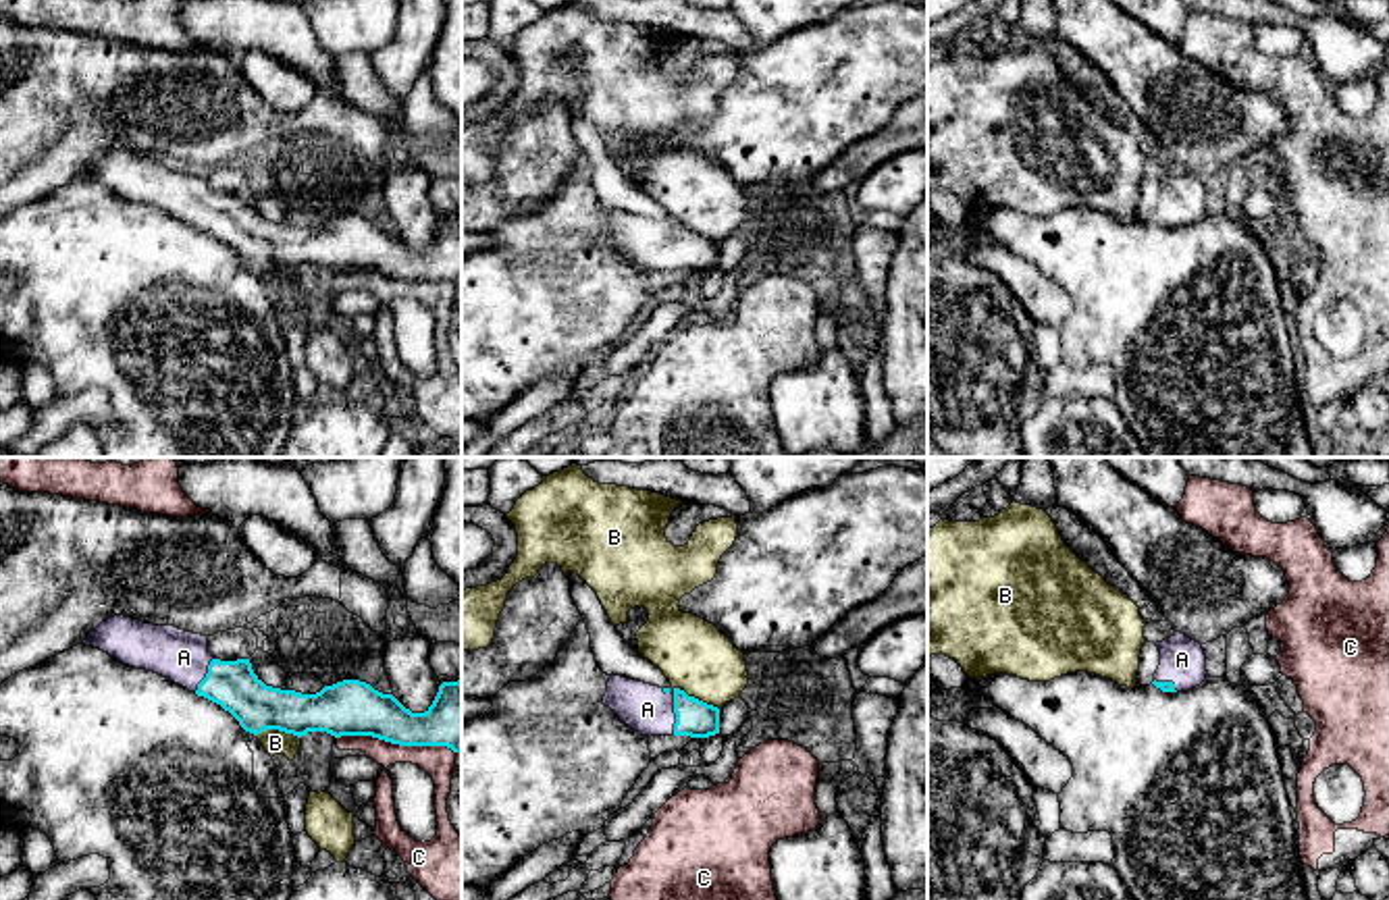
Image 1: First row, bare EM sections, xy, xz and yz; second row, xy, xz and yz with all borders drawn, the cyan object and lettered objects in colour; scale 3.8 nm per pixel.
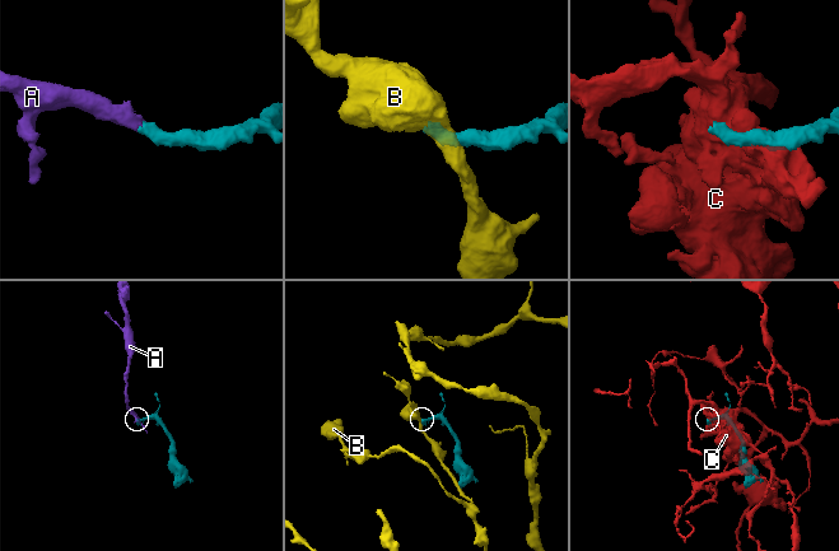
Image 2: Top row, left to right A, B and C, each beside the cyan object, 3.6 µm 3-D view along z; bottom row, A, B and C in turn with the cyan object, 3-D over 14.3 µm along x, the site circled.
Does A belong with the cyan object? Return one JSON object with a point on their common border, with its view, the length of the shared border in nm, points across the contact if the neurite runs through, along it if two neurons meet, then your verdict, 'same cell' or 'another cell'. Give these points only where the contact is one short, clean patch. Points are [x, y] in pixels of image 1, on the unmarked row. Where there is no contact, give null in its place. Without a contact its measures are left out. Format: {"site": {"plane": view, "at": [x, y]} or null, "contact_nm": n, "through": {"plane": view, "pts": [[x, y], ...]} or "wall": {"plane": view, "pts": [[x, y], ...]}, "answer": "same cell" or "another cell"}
{"site": {"plane": "xz", "at": [674, 244]}, "contact_nm": 190, "through": {"plane": "xz", "pts": [[693, 252], [674, 244], [647, 244]]}, "answer": "same cell"}

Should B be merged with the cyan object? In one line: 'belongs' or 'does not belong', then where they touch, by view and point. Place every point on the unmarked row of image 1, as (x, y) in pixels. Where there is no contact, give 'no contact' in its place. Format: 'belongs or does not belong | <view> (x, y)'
does not belong | xy (277, 262)

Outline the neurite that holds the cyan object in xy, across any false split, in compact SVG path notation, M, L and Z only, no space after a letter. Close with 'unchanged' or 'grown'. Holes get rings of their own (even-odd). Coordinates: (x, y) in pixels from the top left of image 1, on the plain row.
M125 150L106 152L81 179L220 239L254 270L264 264L297 272L326 266L335 272L372 270L399 281L462 287L462 214L443 216L433 239L412 247L393 229L360 214L343 214L316 229L266 220L250 193L216 193L208 185L208 170Z; grown

